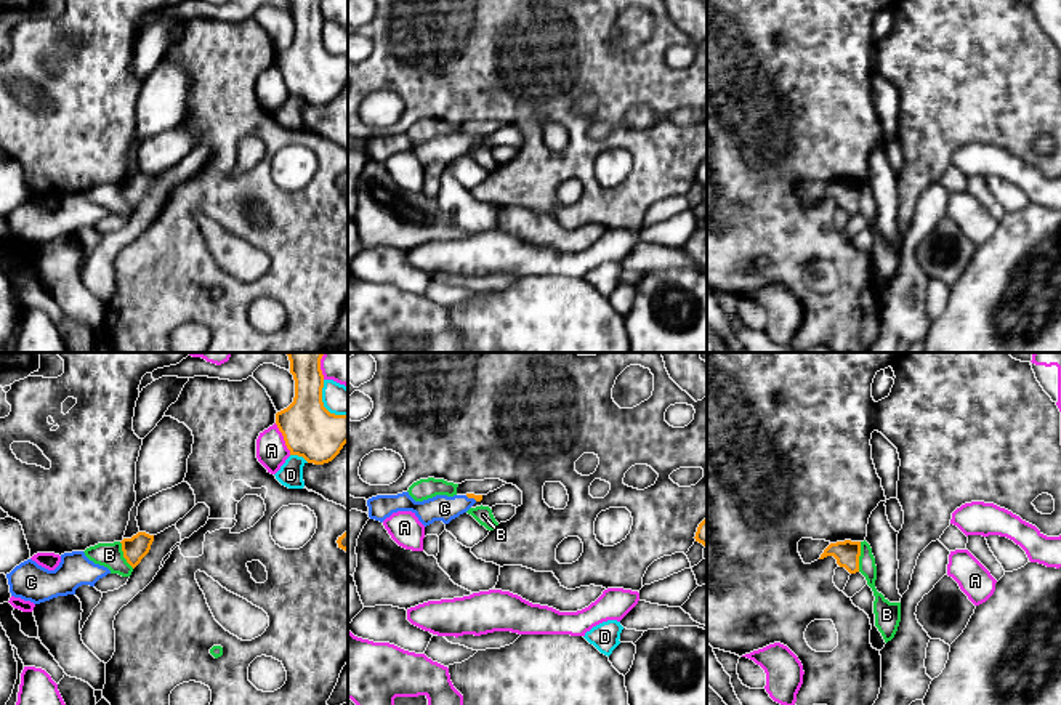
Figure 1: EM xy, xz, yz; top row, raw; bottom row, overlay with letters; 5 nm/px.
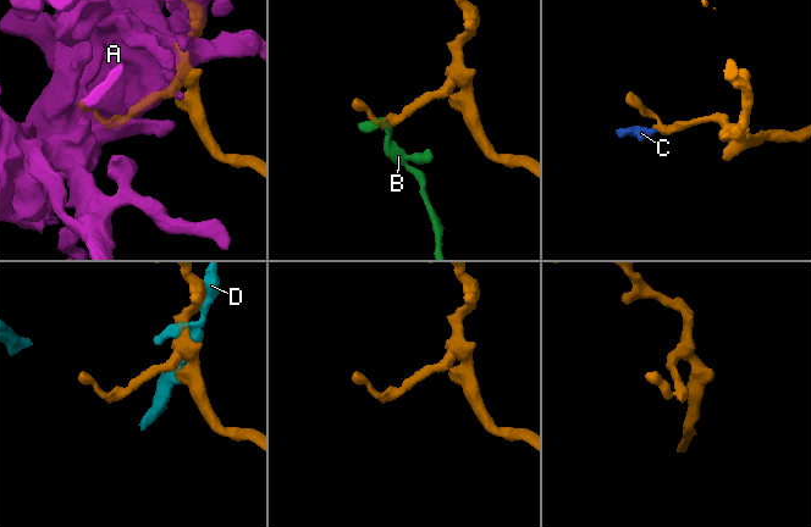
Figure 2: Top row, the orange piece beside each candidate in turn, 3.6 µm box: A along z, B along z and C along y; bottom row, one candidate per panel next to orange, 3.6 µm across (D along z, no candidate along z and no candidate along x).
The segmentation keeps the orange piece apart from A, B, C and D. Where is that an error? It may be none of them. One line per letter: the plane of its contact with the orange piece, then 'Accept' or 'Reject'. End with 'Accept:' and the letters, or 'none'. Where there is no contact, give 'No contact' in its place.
A: Touches orange in xy. Reject
B: Touches orange in yz. Reject
C: Touches orange in xz. Accept
D: Touches orange in xy. Reject
Accept: C

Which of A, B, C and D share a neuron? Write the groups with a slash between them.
A / B / C / D

